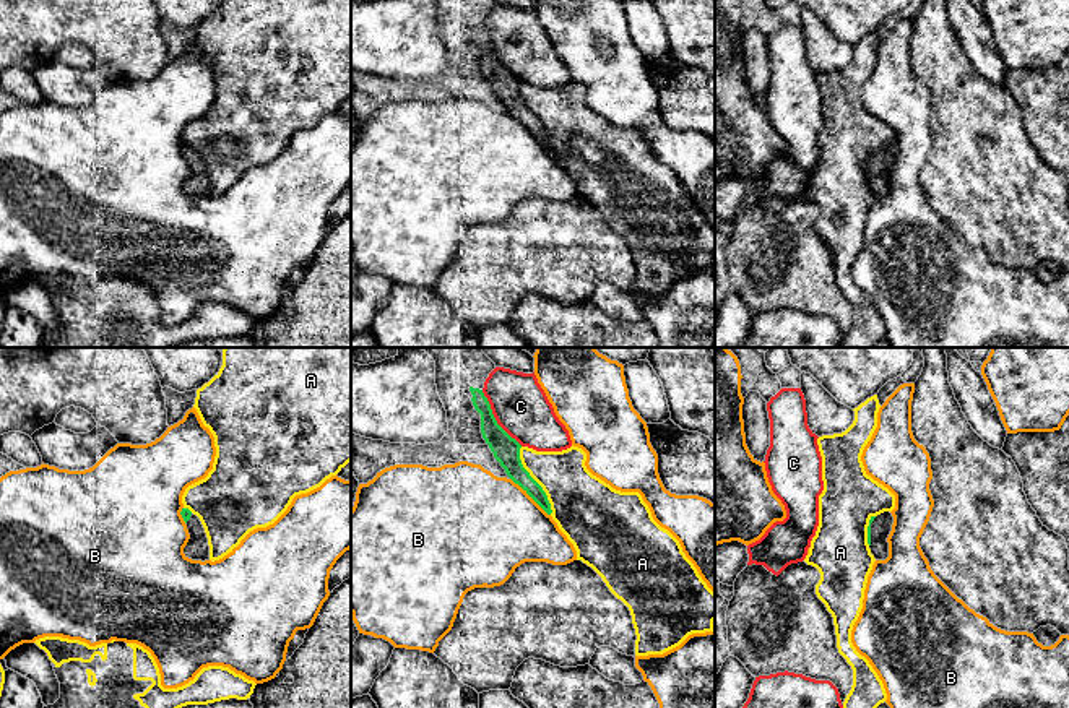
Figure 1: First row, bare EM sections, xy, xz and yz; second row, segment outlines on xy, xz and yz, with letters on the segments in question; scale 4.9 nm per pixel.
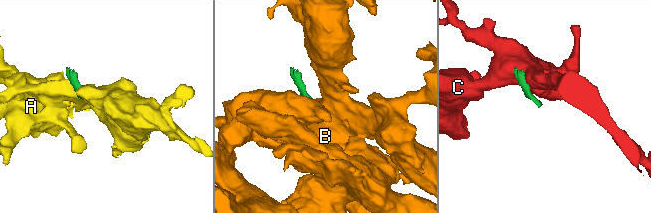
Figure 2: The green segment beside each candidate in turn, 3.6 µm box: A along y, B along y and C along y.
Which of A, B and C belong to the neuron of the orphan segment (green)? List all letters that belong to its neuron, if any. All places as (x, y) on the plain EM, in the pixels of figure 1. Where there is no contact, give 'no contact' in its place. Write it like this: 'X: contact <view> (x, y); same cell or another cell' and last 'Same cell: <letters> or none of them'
A: contact xz (535, 117); another cell
B: contact xz (530, 132); another cell
C: contact xz (494, 56); another cell
Same cell: none of them

